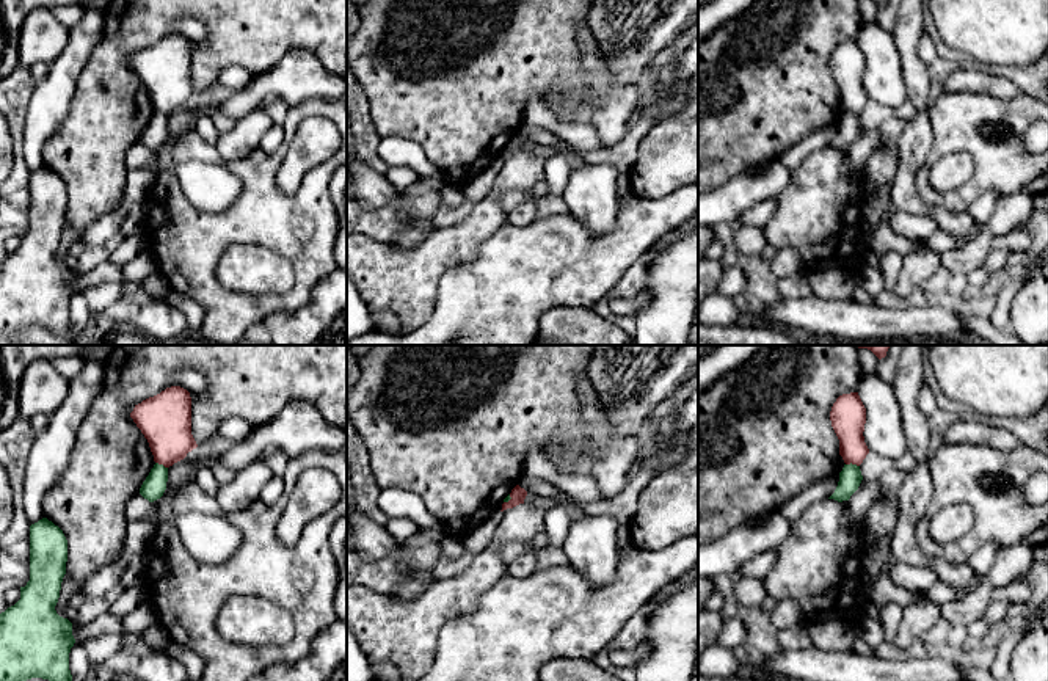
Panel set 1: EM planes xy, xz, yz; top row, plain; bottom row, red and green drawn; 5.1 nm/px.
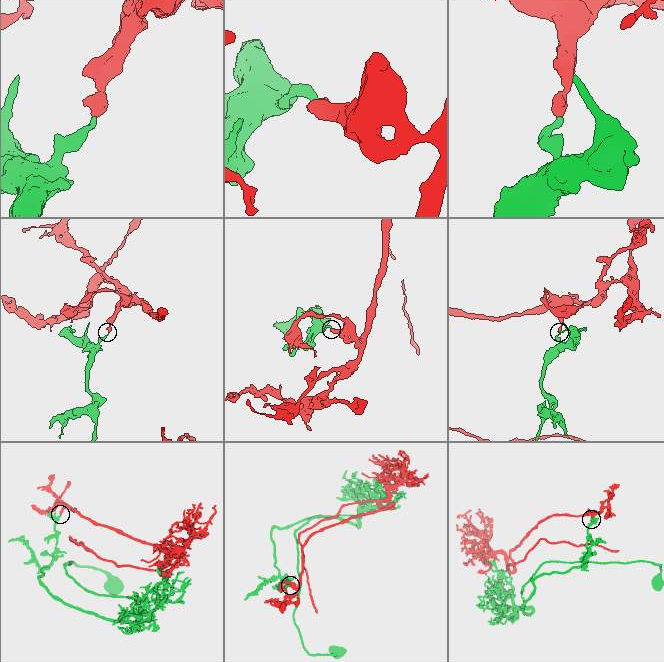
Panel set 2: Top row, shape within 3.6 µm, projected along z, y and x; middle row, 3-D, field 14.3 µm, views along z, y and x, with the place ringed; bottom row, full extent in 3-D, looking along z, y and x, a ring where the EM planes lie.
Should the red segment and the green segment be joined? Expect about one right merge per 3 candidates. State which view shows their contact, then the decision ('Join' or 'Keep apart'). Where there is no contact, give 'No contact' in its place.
Touches red in yz. Keep apart

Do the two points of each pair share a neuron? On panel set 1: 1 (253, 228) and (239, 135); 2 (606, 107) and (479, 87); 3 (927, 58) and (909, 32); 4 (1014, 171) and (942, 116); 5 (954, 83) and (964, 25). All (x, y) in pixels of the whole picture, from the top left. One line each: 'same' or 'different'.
1: different
2: different
3: different
4: same
5: different

